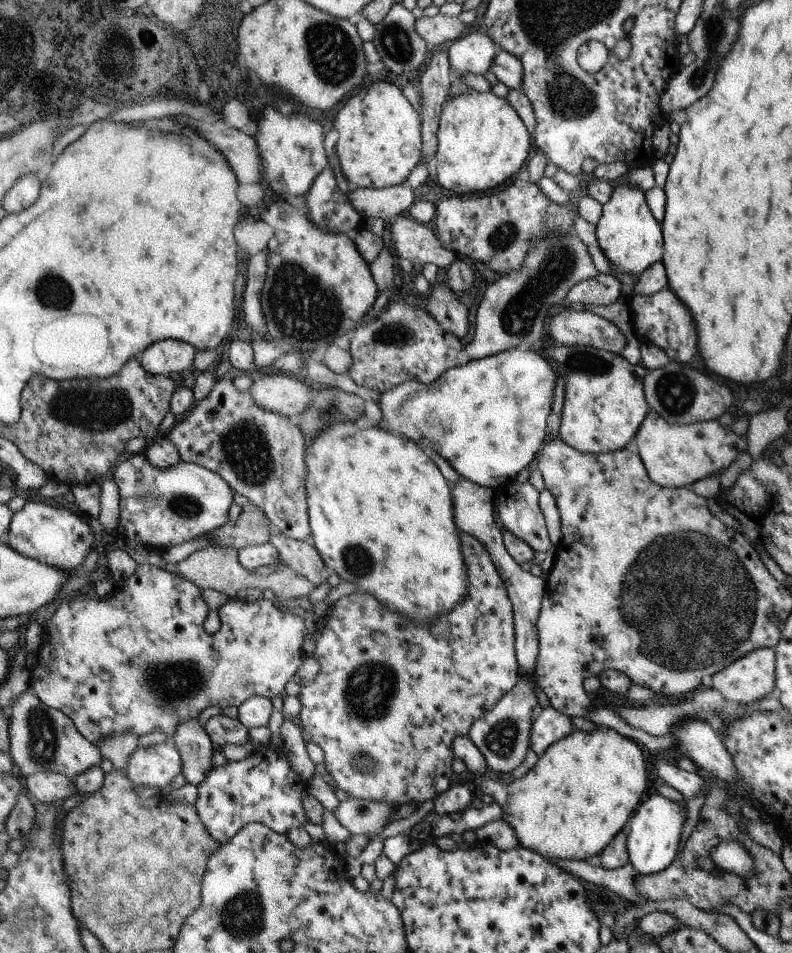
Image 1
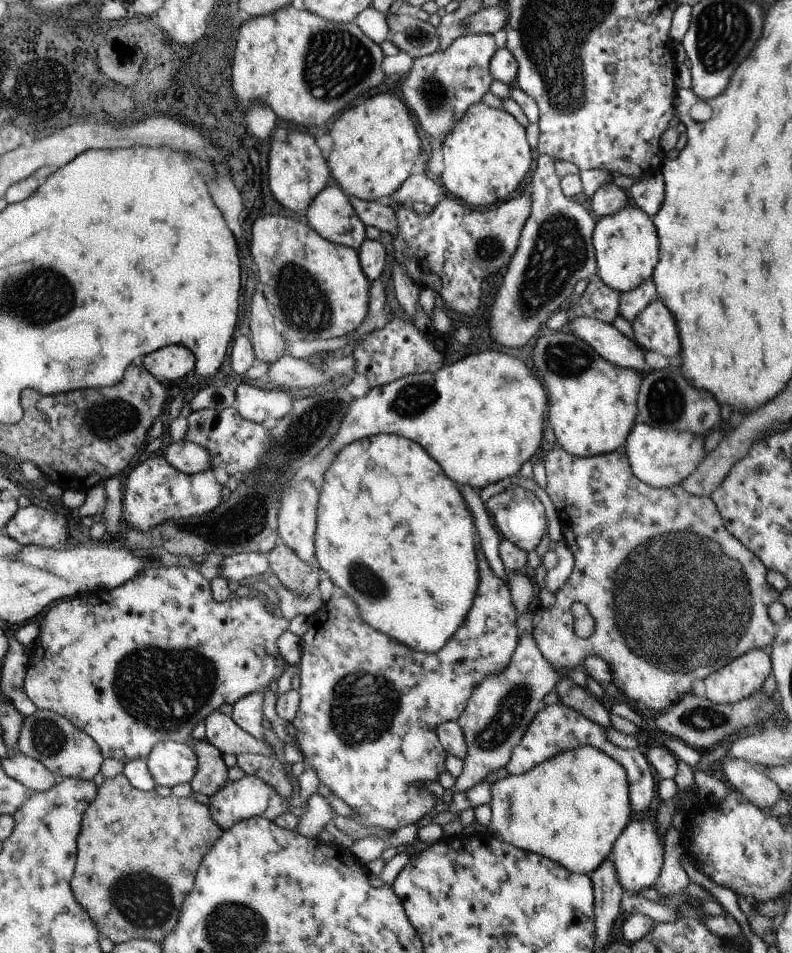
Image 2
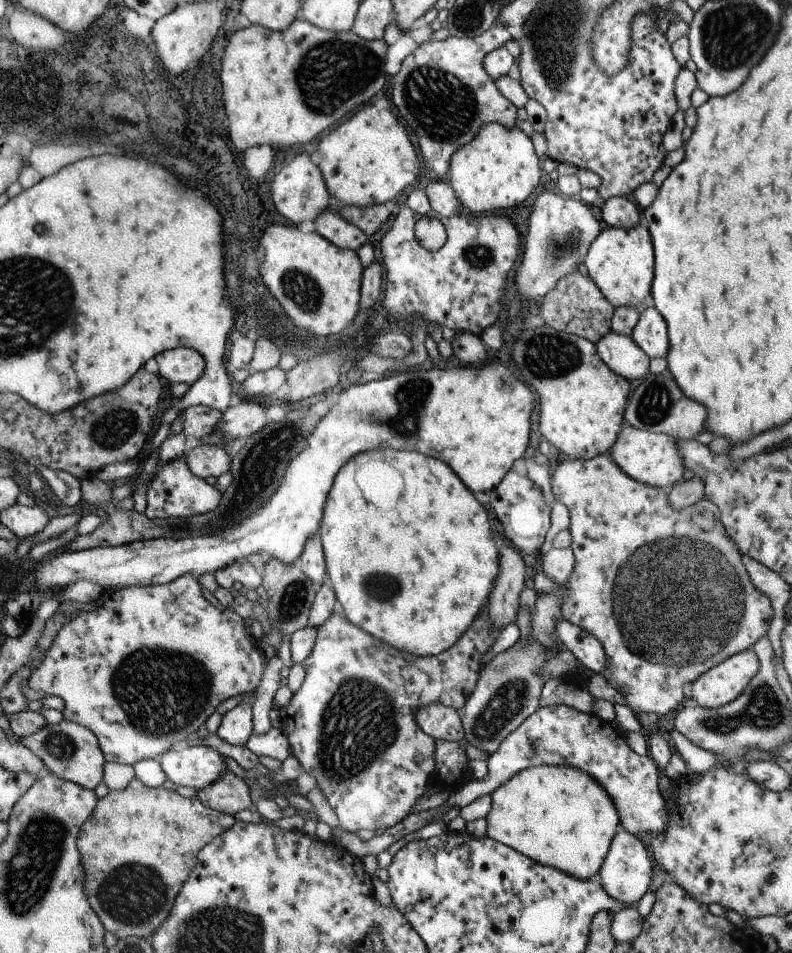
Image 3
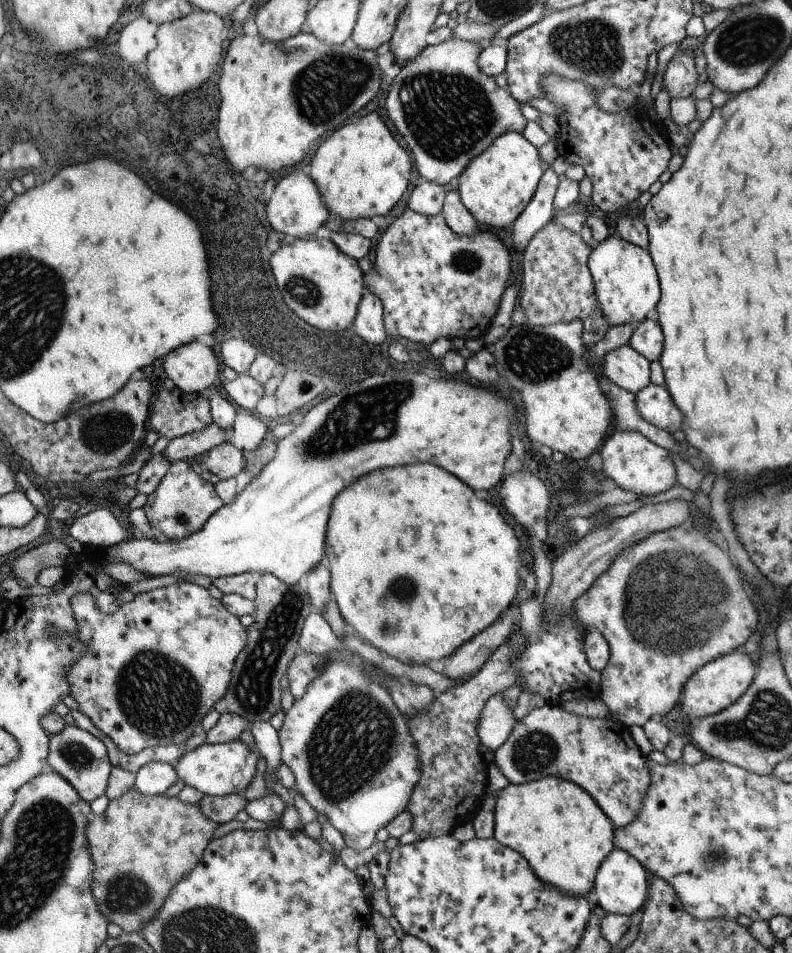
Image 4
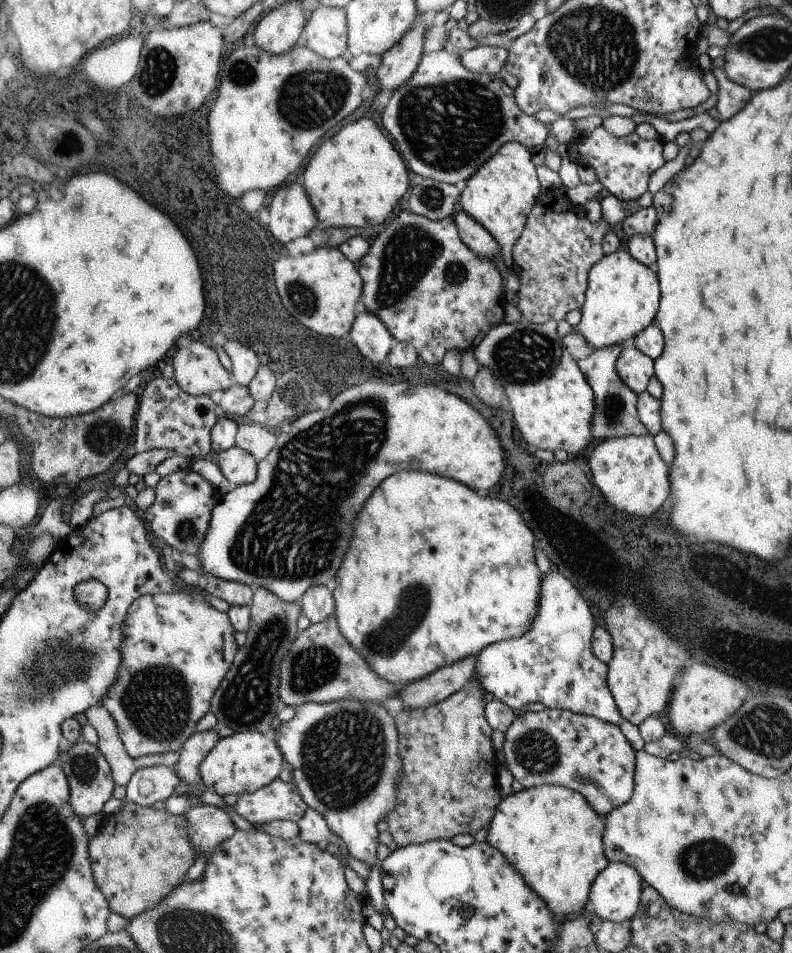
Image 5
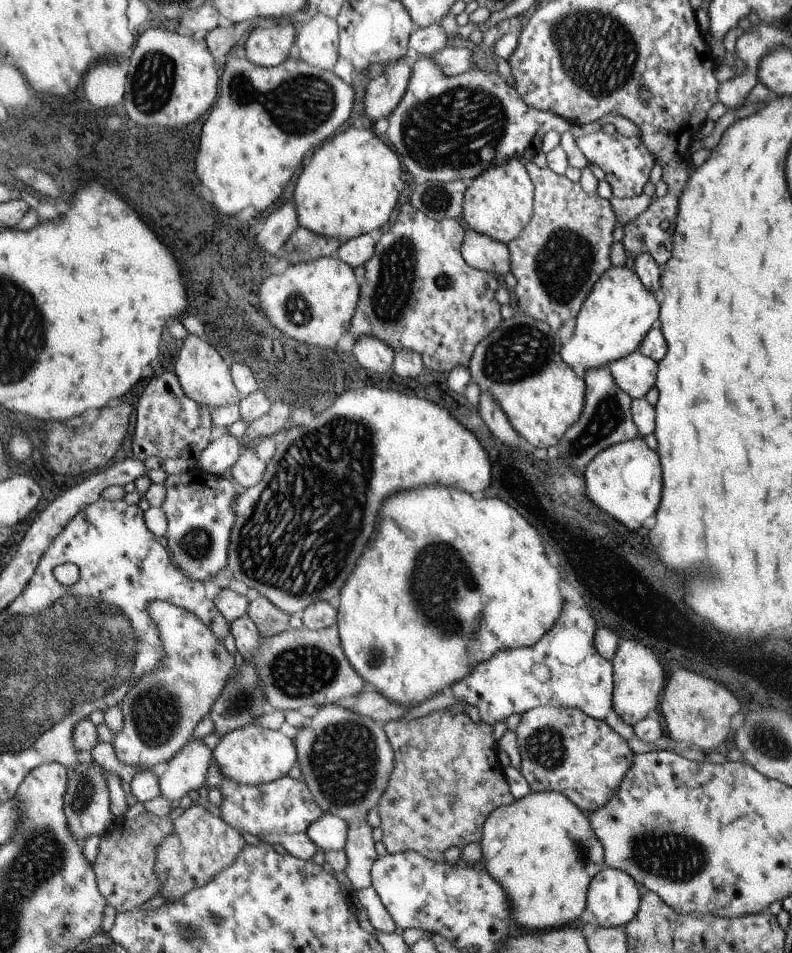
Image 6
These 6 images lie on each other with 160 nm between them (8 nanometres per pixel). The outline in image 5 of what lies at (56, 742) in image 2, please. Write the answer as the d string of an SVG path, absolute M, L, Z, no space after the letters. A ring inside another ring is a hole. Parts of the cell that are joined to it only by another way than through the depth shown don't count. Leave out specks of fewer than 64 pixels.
M86 741L76 742L69 750L60 753L60 764L67 774L67 780L71 788L71 806L75 814L82 820L96 816L102 806L113 797L115 787L114 772L97 746L92 746Z

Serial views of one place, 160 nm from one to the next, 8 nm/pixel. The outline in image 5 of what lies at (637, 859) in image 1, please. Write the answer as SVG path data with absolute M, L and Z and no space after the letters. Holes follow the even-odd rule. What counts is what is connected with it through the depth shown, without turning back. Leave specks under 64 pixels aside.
M611 862L595 879L590 900L594 913L602 921L629 921L640 908L642 876L627 863Z

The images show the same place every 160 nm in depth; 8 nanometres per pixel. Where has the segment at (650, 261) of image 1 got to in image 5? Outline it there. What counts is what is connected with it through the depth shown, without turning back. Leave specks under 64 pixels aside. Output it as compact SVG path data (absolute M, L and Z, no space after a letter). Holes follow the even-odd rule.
M626 250L612 252L595 264L590 272L582 320L574 327L592 350L625 345L655 323L660 300L659 280L654 269L636 262Z

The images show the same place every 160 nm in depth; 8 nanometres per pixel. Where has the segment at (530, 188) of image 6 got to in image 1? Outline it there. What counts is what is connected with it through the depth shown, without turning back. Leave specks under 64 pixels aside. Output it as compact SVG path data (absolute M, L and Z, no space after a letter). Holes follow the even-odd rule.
M474 89L466 94L447 97L439 116L437 163L434 168L439 184L446 190L458 192L460 195L470 195L496 188L522 168L522 164L529 160L528 154L530 154L530 134L520 116L516 114L516 110L508 104L508 100L504 100L504 97L498 98L491 90L478 92Z

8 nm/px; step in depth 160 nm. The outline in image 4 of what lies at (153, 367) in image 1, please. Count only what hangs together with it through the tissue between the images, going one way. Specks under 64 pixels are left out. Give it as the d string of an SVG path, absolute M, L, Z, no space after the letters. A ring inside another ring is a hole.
M199 342L185 344L167 354L163 367L175 386L188 395L221 385L216 356L208 346Z

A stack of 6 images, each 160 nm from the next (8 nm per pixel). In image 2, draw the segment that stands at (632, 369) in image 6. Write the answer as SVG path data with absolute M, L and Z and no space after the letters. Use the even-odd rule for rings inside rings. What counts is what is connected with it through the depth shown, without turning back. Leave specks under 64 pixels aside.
M574 317L566 324L565 331L586 341L608 362L641 372L647 370L644 350L612 323L597 318Z

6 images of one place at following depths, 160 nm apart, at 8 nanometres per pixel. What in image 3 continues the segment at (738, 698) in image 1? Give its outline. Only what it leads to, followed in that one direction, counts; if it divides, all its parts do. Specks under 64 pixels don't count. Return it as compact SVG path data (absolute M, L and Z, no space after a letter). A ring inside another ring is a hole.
M753 649L734 654L692 682L690 697L704 708L728 705L743 694L761 668Z

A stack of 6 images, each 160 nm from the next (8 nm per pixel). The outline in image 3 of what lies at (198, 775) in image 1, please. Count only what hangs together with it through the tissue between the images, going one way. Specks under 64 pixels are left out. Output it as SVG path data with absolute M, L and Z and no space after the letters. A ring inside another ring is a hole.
M231 771L212 786L197 790L197 798L204 806L232 816L254 806L249 786Z

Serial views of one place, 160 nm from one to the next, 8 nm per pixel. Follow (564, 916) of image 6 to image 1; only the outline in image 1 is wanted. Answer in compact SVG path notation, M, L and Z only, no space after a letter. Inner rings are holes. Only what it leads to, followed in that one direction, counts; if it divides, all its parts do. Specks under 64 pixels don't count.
M596 727L593 731L574 729L560 741L556 741L539 756L533 769L510 784L496 782L492 778L475 778L474 785L494 797L506 819L514 829L521 846L540 853L548 860L590 860L601 854L608 844L622 831L624 822L630 820L640 804L640 796L646 788L646 762L635 740L611 728Z

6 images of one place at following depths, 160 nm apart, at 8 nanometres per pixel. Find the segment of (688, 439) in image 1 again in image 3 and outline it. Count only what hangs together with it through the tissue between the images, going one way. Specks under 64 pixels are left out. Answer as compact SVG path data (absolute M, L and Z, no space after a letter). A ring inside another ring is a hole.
M626 424L624 431L619 435L619 441L612 446L609 454L624 474L656 489L667 491L684 476L686 460L683 459L676 439L666 434L640 430Z

